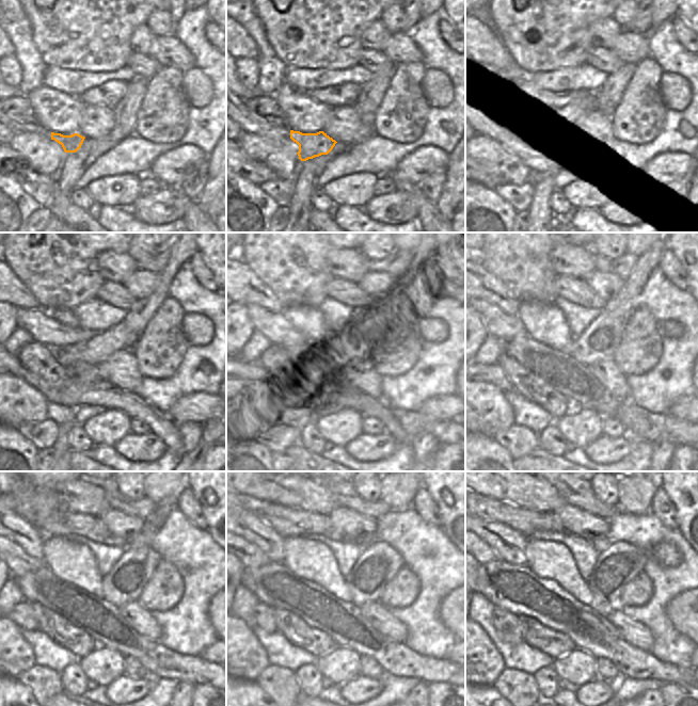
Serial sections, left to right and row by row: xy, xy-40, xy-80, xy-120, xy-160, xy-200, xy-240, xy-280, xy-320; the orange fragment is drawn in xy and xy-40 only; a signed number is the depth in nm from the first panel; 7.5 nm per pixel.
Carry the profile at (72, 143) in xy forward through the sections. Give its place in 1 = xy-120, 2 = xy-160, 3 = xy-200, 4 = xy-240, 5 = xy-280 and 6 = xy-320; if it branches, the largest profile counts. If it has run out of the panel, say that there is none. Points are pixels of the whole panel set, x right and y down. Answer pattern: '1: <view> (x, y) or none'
1: xy-120 (80, 376)
2: xy-160 (324, 376)
3: xy-200 (570, 378)
4: xy-240 (101, 620)
5: xy-280 (274, 584)
6: xy-320 (517, 589)

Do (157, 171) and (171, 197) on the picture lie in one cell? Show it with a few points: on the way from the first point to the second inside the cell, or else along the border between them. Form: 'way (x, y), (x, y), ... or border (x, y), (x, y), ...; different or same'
border (162, 186), (178, 187); different

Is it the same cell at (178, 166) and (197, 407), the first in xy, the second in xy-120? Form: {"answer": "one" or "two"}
{"answer": "one"}

